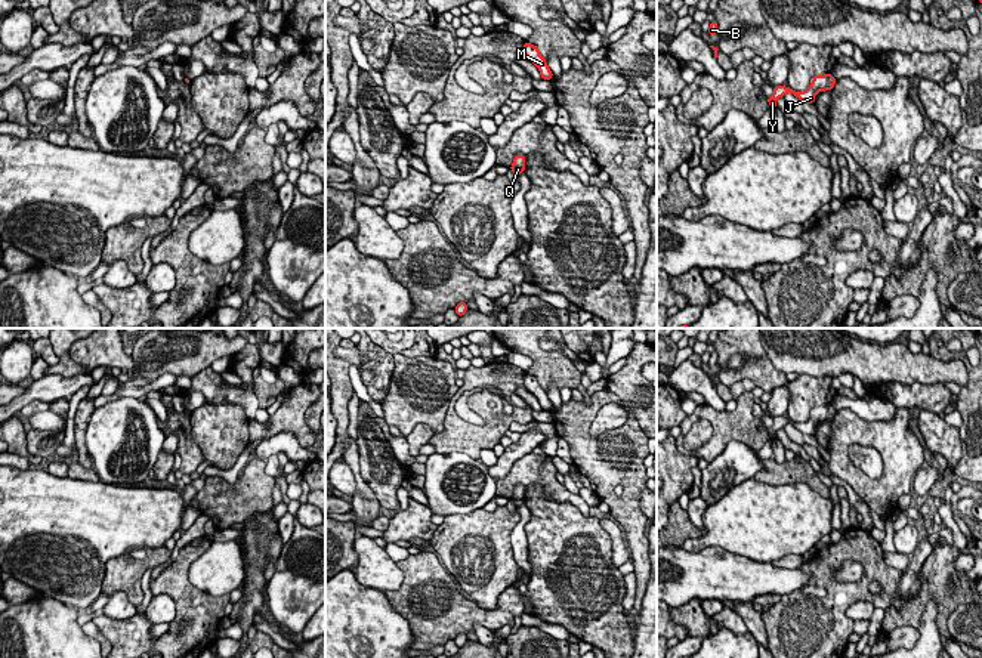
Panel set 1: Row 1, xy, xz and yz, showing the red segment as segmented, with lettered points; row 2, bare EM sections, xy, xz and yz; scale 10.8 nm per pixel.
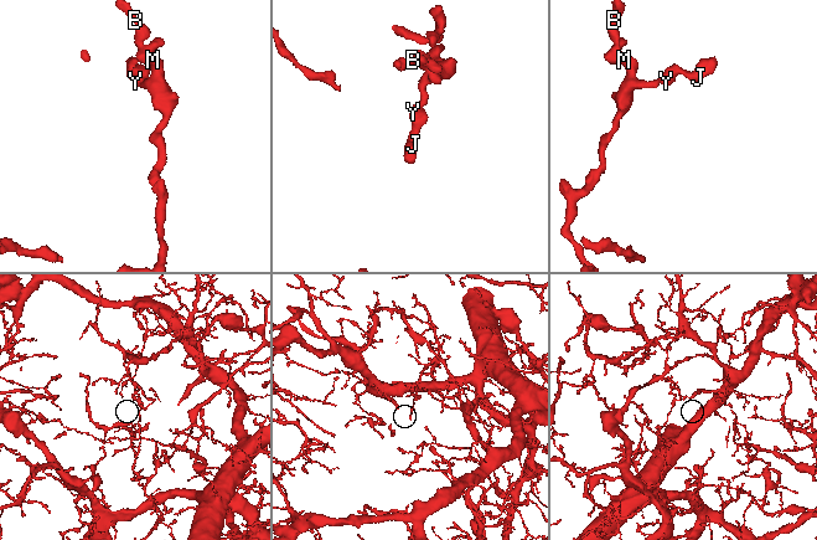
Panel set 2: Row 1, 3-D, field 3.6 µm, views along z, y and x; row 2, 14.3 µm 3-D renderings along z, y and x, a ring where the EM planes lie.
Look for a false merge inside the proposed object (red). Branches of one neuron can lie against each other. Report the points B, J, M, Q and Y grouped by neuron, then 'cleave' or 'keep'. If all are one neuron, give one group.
B J M Q Y; keep

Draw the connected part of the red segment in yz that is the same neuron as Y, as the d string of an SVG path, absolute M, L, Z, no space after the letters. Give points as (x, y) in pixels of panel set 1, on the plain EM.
M818 405L813 408L809 420L805 423L796 423L790 418L782 417L782 416L775 417L773 426L771 429L768 429L768 433L769 433L771 439L776 439L776 432L779 429L784 429L784 426L790 423L800 432L813 435L816 424L831 421L834 418L834 416L836 416L836 410L831 405L825 405L825 407Z

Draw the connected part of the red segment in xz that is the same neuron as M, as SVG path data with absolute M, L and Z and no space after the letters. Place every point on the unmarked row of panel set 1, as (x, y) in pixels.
M525 373L524 376L524 386L528 392L531 392L540 402L540 407L543 411L550 411L553 408L553 404L547 398L546 390L538 383L538 379Z

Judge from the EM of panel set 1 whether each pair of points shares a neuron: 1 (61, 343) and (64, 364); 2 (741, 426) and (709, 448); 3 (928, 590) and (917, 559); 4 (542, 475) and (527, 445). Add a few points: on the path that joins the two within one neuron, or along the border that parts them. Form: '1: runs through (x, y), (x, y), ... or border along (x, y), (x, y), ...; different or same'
1: runs through (61, 348), (64, 360); same
2: runs through (734, 426), (716, 442); same
3: border along (932, 550), (919, 574), (919, 593), (904, 599); different
4: border along (539, 444), (518, 459), (505, 476); different

